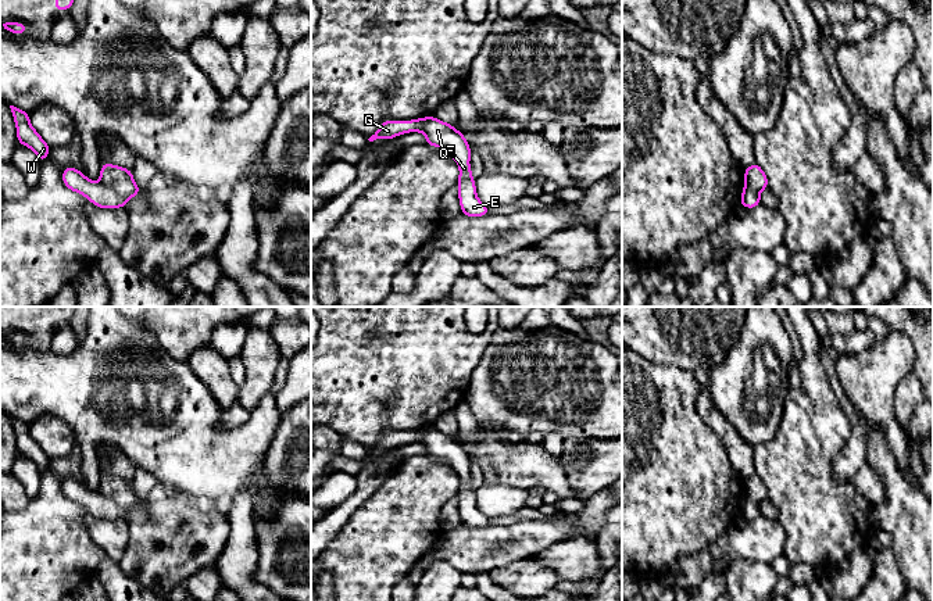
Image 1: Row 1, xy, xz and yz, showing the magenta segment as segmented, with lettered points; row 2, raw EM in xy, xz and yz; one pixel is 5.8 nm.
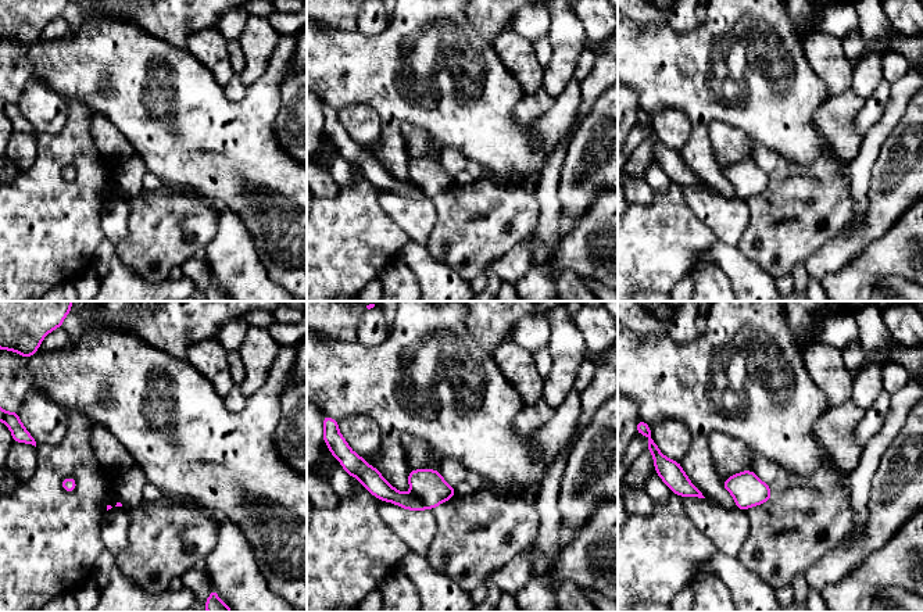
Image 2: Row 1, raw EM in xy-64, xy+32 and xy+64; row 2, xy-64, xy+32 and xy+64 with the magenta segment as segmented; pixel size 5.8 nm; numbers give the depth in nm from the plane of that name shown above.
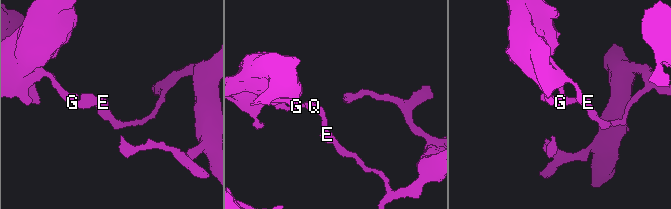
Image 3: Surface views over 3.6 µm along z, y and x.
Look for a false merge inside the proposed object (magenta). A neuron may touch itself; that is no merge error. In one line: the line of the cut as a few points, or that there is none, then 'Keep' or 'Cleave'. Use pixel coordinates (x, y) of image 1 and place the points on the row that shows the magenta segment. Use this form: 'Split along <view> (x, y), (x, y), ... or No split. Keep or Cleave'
Split along xy (99, 182), (114, 189), (127, 200). Cleave

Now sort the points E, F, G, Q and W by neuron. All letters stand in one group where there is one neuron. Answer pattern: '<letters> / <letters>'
E F Q / G W

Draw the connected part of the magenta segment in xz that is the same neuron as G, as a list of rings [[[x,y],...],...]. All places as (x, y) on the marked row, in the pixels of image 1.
[[[426,118],[411,119],[408,122],[386,119],[380,128],[368,139],[373,142],[376,139],[390,140],[398,135],[408,132],[419,132],[426,122]]]

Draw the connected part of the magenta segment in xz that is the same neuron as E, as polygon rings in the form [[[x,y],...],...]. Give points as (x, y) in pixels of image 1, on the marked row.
[[[428,117],[419,132],[425,135],[429,146],[446,150],[458,164],[460,178],[457,185],[462,214],[473,218],[489,214],[489,208],[476,196],[475,179],[469,167],[471,147],[465,136],[450,124],[435,117]]]

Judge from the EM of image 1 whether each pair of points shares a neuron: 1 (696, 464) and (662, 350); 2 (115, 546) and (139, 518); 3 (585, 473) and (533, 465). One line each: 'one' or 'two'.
1: two
2: two
3: two

